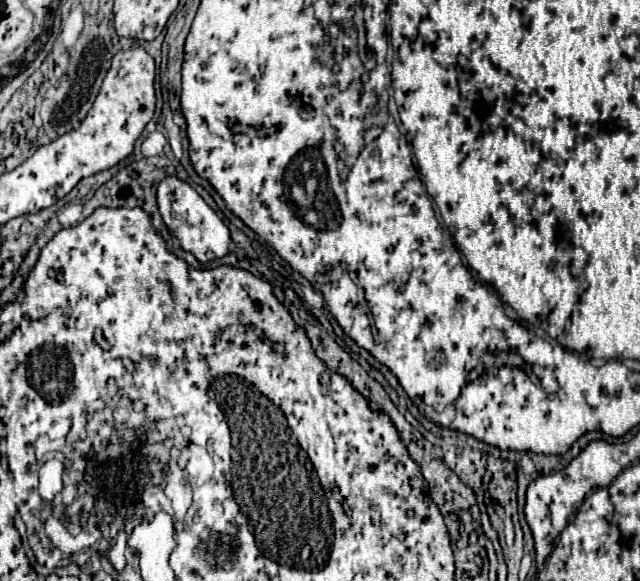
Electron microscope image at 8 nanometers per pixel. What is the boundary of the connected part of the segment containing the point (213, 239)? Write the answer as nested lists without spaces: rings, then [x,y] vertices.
[[[167,176],[157,188],[157,204],[159,204],[159,212],[165,224],[179,238],[183,250],[193,252],[199,262],[209,262],[209,260],[229,254],[231,236],[229,236],[227,226],[187,182],[175,176]]]

